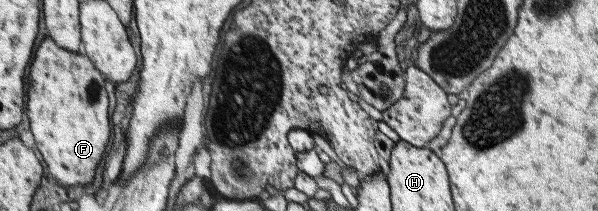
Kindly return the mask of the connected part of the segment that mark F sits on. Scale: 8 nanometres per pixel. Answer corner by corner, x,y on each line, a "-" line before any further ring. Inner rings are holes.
45,36
38,48
34,67
31,67
30,99
27,114
31,121
36,147
42,151
48,169
59,179
63,186
88,185
94,183
100,163
112,141
112,107
108,93
107,75
98,69
88,55
70,51
62,47
54,36

